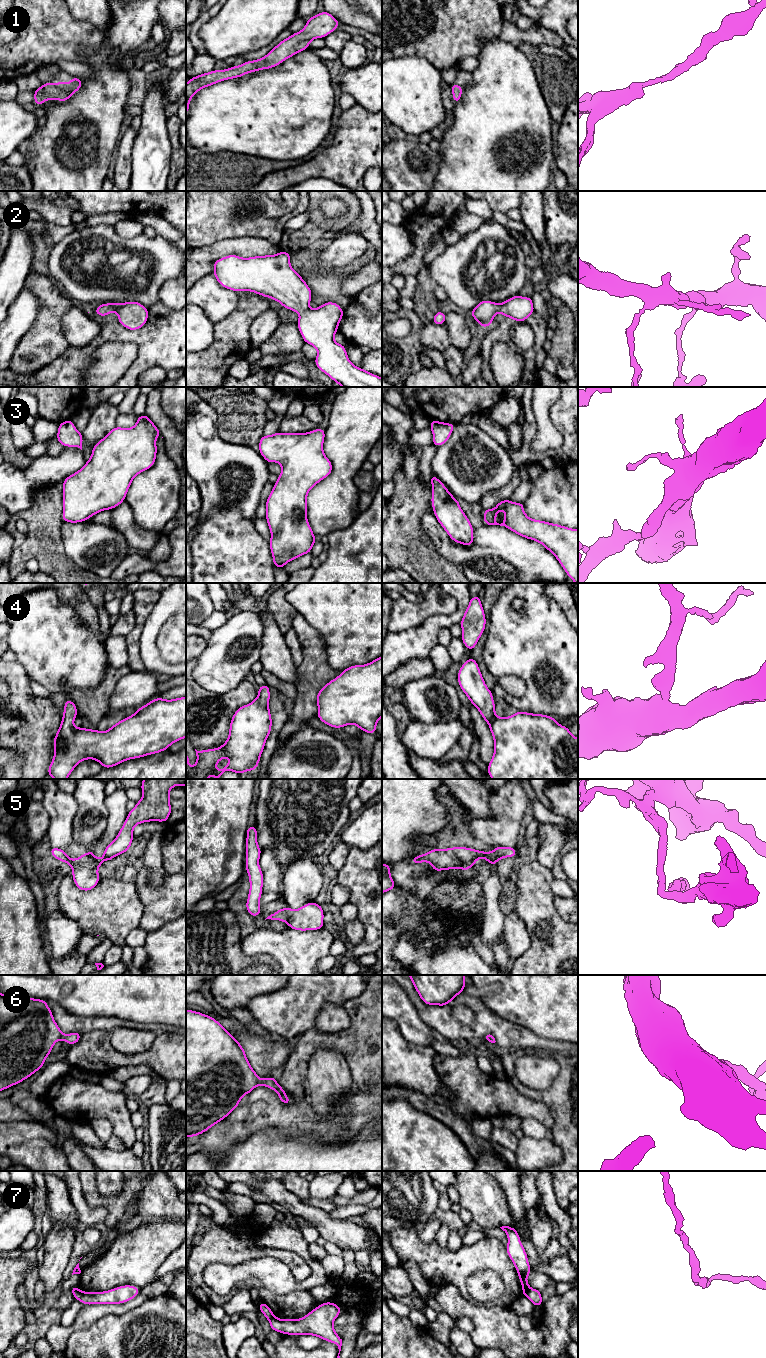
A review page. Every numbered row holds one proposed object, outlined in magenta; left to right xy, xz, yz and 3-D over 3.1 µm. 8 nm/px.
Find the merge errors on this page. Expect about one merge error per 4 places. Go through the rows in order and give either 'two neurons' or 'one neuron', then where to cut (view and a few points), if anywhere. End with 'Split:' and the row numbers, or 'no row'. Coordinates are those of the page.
1: one neuron; no cut
2: one neuron; no cut
3: one neuron; no cut
4: one neuron; no cut
5: one neuron; no cut
6: one neuron; no cut
7: two neurons; cut in yz along (530, 1288), (526, 1295)
Split: 7

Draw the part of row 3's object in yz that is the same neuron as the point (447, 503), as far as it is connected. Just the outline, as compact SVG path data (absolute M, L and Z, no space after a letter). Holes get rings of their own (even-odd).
M434 474L431 475L430 482L433 489L431 503L436 519L455 543L471 546L474 542L474 528L466 514L462 511L459 500L452 496L445 485Z

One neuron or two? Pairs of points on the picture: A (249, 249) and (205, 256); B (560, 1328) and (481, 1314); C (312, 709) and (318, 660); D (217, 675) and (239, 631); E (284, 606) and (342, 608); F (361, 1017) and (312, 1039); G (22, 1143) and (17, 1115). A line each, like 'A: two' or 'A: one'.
A: one
B: one
C: one
D: one
E: two
F: one
G: two

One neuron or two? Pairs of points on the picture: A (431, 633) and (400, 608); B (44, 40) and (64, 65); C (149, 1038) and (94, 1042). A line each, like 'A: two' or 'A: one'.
A: two
B: two
C: two

